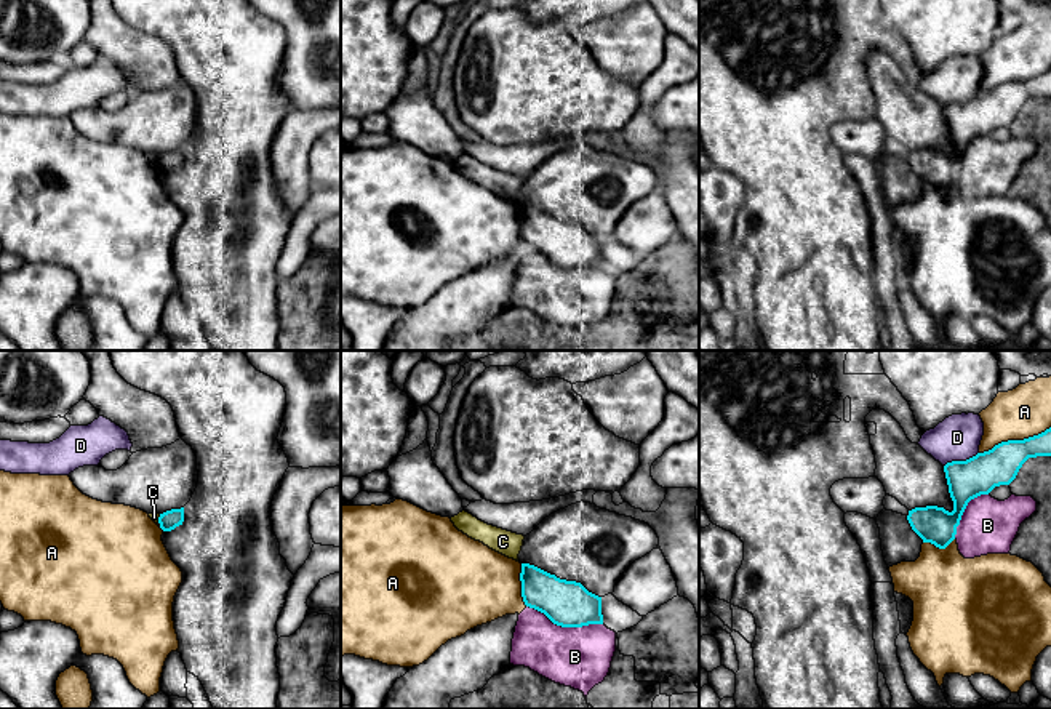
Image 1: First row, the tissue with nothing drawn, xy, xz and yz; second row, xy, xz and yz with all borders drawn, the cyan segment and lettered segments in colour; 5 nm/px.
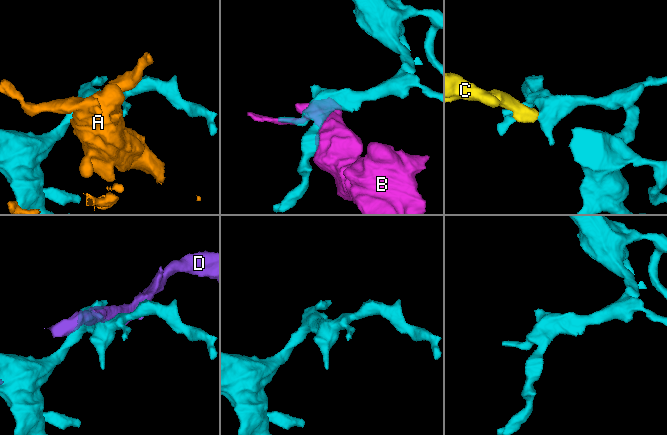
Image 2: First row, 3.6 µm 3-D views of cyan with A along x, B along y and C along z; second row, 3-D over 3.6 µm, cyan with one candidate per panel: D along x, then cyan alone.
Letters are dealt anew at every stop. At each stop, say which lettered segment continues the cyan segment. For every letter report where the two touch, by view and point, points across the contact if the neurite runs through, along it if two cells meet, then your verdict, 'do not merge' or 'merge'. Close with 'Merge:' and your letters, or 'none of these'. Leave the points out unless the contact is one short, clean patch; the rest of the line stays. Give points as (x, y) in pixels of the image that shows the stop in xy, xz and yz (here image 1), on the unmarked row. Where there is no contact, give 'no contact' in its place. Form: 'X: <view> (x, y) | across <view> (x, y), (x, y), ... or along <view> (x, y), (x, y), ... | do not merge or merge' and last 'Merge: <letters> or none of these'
A: yz (1015, 82) | do not merge
B: xz (565, 268) | do not merge
C: xy (159, 162) | along xy (160, 156), (159, 167) | do not merge
D: yz (960, 103) | do not merge
Merge: none of these

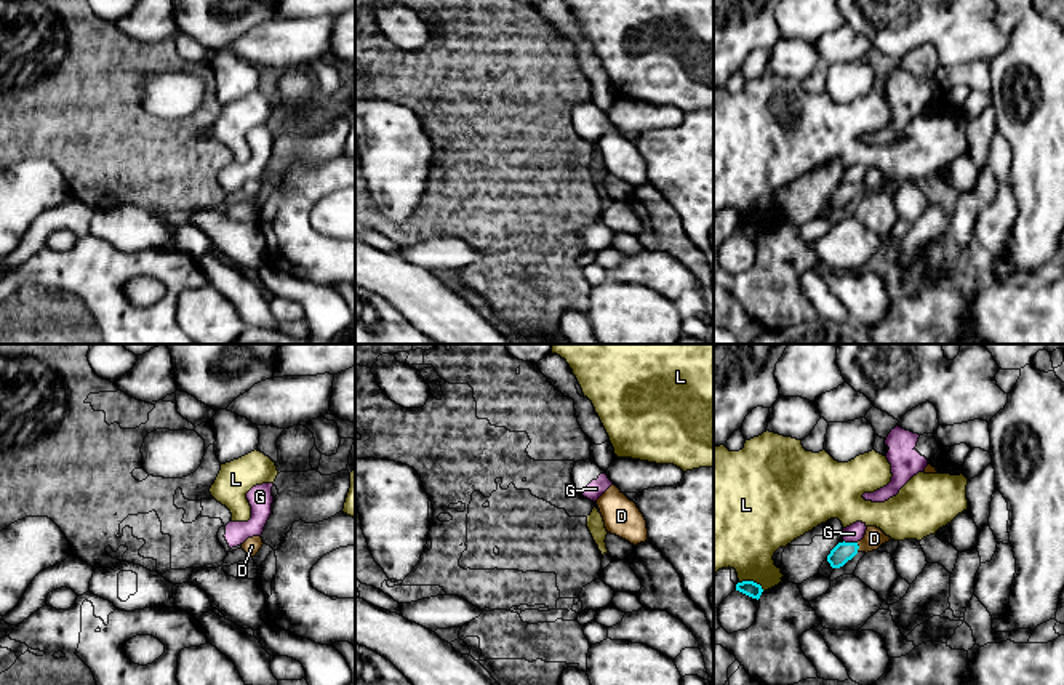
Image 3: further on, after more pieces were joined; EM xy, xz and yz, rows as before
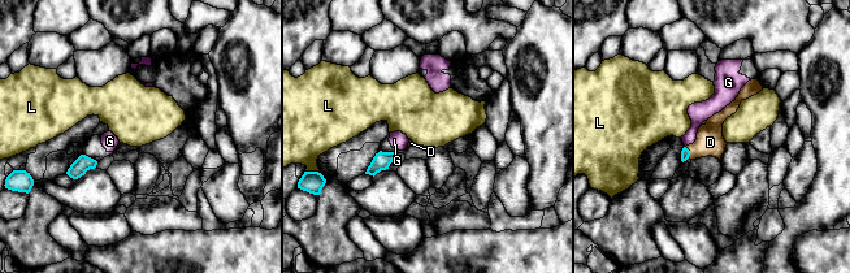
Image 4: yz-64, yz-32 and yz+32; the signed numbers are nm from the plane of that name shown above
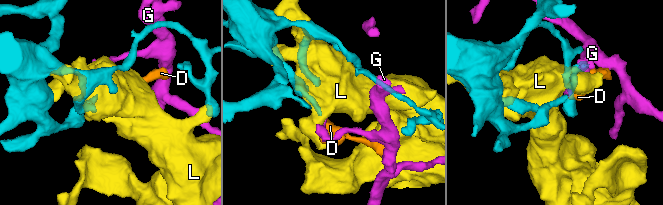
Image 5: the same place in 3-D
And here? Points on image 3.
D: yz (858, 189) | merge
G: yz (850, 184) | do not merge
L: yz (752, 223) | do not merge
Merge: D

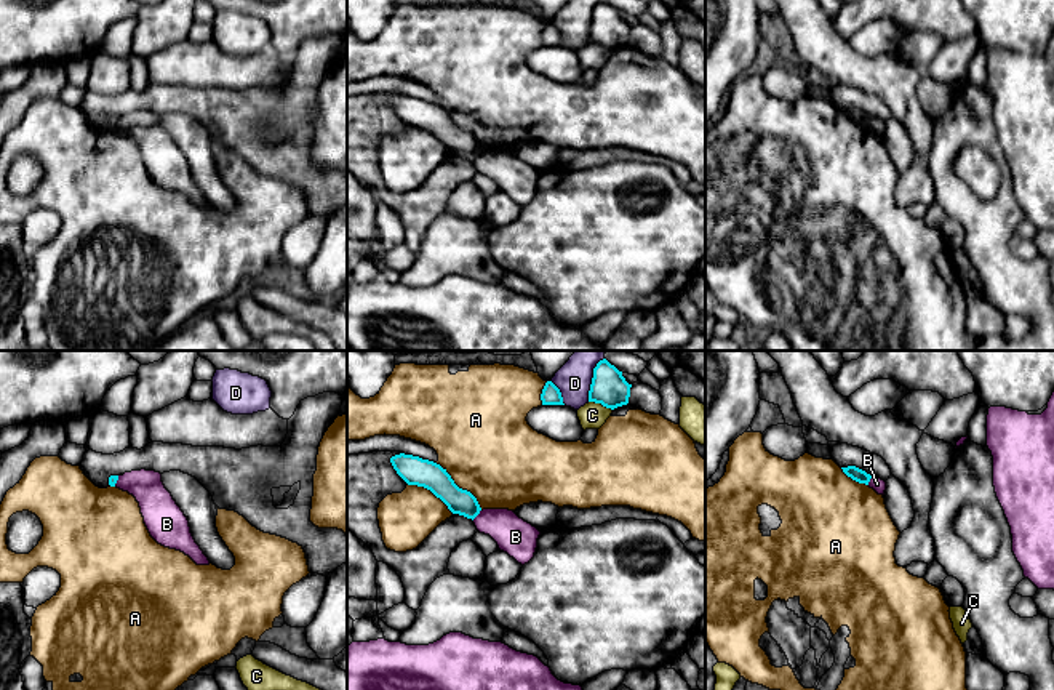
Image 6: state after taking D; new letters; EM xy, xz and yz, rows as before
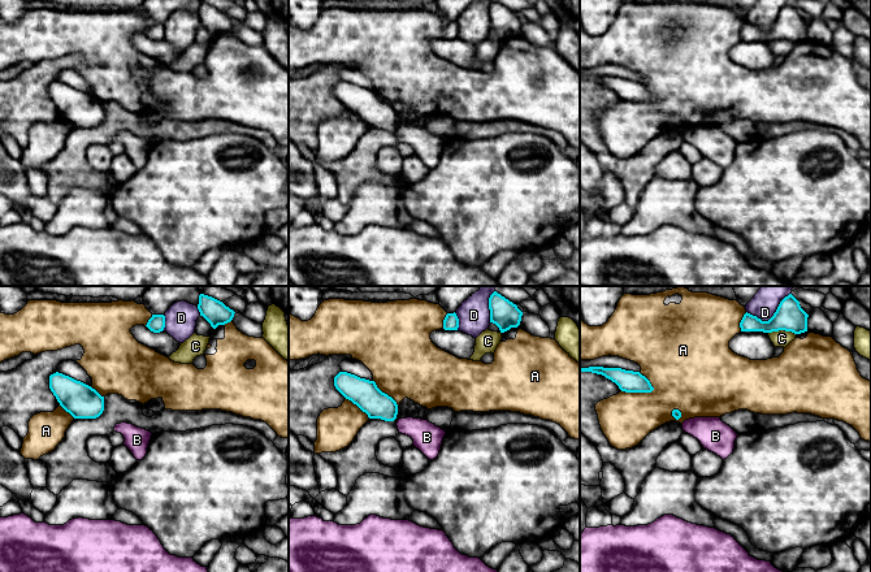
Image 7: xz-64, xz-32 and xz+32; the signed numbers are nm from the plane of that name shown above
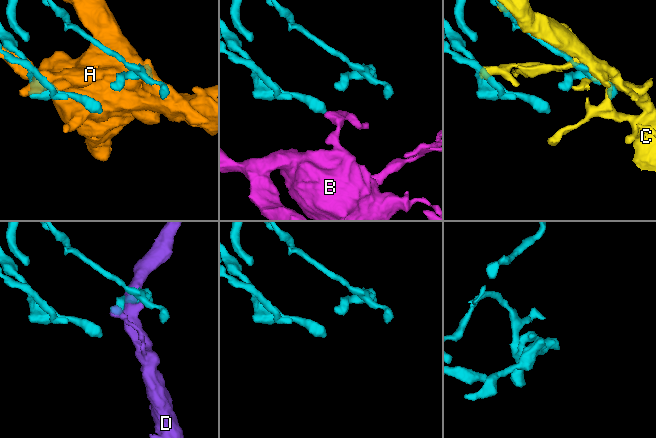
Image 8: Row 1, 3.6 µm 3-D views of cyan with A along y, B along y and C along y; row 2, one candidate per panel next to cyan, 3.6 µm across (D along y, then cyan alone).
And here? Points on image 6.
A: xz (461, 130) | do not merge
B: xz (477, 156) | along xz (480, 151), (472, 160) | do not merge
C: xz (600, 44) | do not merge
D: xz (592, 21) | do not merge
Merge: none of these

